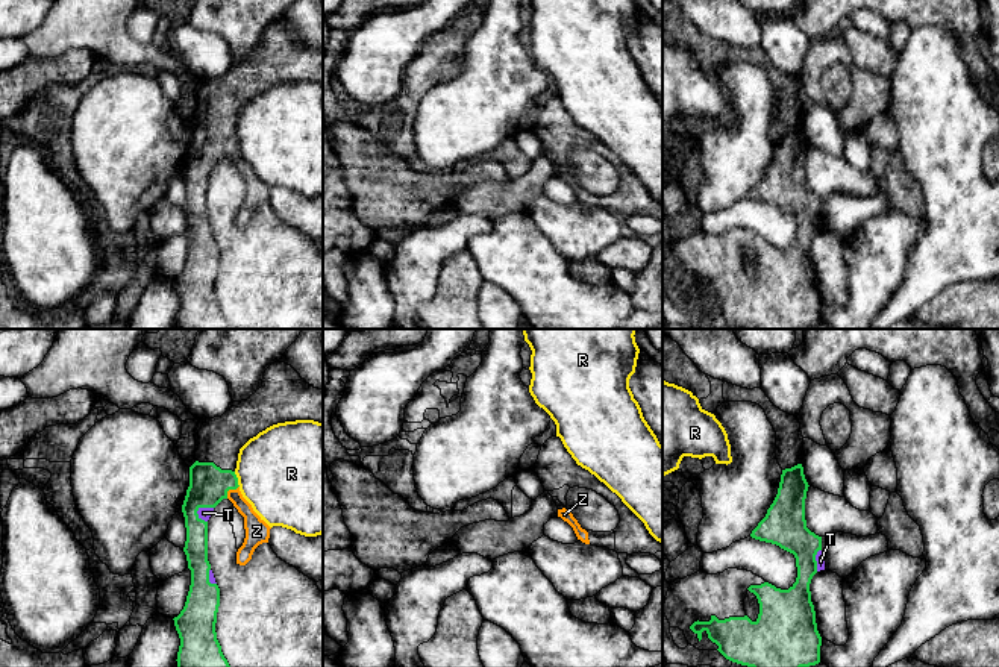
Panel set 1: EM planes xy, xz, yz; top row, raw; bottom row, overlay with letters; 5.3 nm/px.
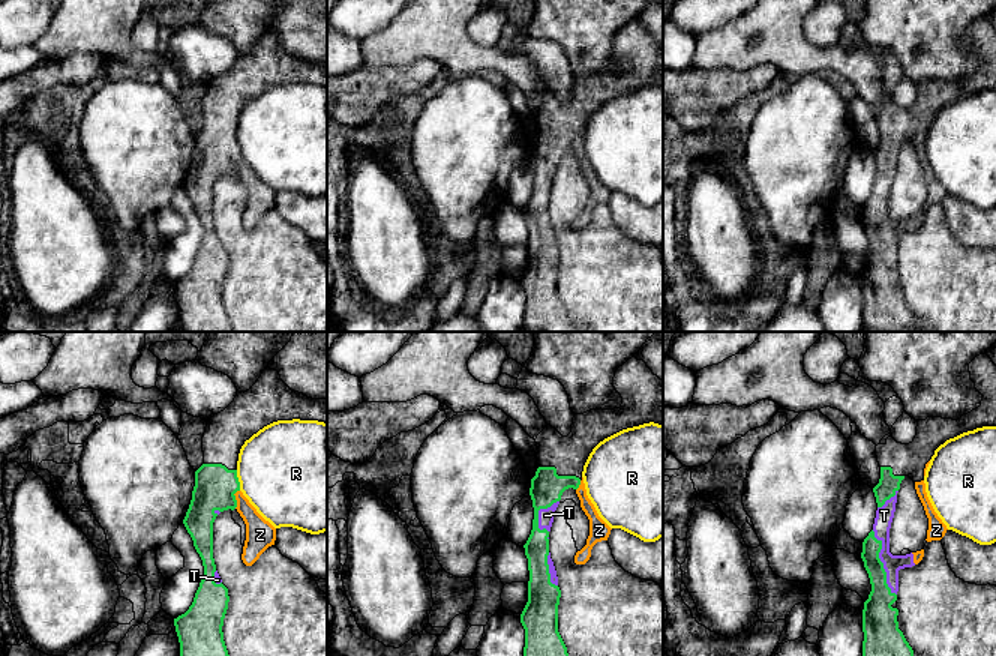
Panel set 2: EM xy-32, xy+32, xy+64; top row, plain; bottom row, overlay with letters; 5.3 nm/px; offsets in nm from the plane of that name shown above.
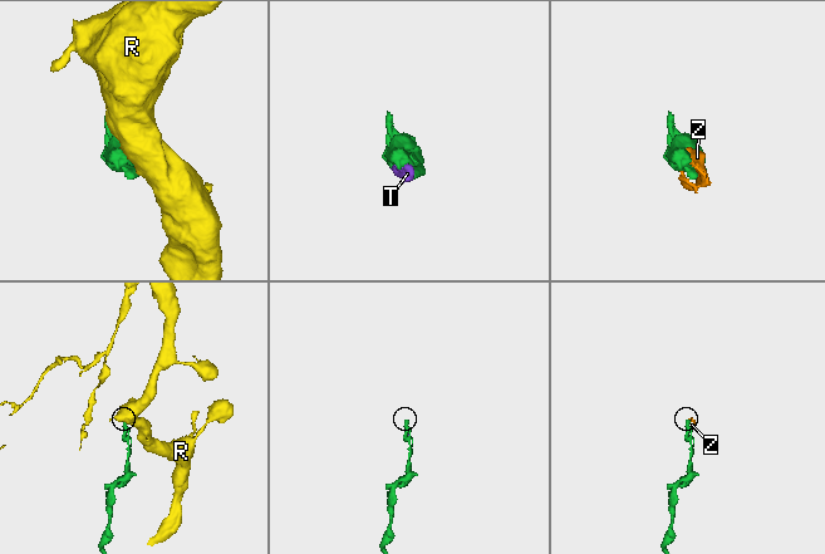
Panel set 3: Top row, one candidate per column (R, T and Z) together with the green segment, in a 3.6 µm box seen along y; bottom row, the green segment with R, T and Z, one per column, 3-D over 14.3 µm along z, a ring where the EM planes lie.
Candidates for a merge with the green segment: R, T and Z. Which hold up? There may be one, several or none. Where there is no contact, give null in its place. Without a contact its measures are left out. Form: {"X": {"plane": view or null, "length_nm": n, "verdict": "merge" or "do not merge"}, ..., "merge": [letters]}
{"R": {"plane": "xy", "length_nm": 90, "verdict": "do not merge"}, "T": {"plane": "xy", "length_nm": 110, "verdict": "do not merge"}, "Z": {"plane": "xy", "length_nm": 100, "verdict": "do not merge"}, "merge": []}

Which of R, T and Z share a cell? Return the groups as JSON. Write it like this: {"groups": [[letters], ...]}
{"groups": [["R"], ["T", "Z"]]}

